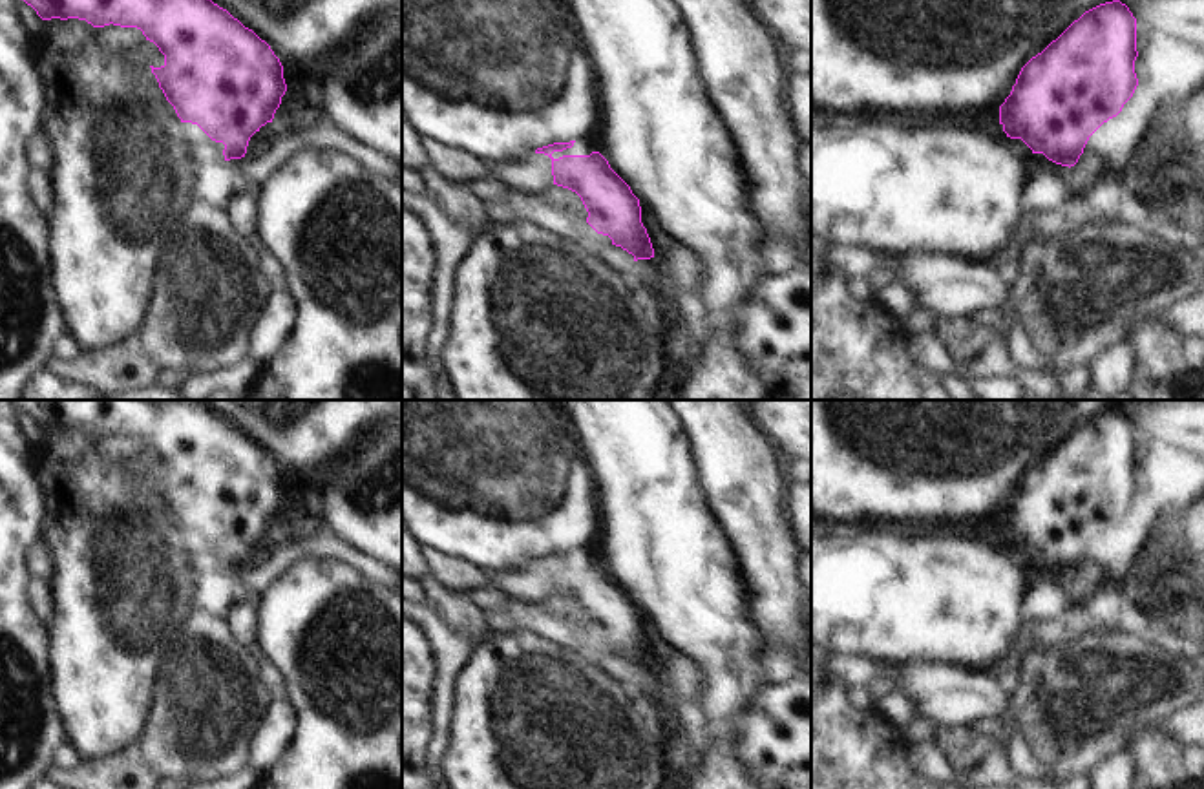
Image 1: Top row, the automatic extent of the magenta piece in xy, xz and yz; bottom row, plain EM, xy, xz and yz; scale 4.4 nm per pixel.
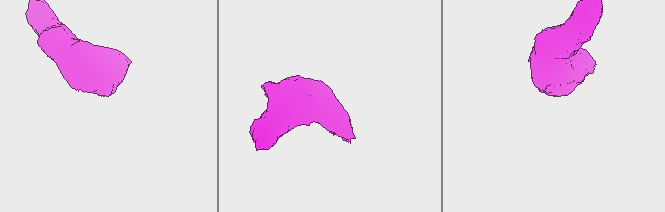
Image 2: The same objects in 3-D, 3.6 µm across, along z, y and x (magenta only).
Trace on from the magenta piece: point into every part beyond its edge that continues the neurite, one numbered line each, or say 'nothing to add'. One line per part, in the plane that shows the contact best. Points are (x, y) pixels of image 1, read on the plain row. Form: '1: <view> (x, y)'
nothing to add

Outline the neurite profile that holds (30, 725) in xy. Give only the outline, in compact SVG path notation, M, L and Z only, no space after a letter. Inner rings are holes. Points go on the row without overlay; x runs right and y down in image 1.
M0 400L0 789L31 789L53 765L53 751L68 742L53 701L48 628L27 603L24 570L24 552L38 537L44 515L44 491L16 427L15 404Z

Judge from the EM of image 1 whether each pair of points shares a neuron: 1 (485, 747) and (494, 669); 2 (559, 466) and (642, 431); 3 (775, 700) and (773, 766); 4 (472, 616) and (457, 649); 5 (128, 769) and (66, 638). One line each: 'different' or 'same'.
1: same
2: different
3: same
4: different
5: different

